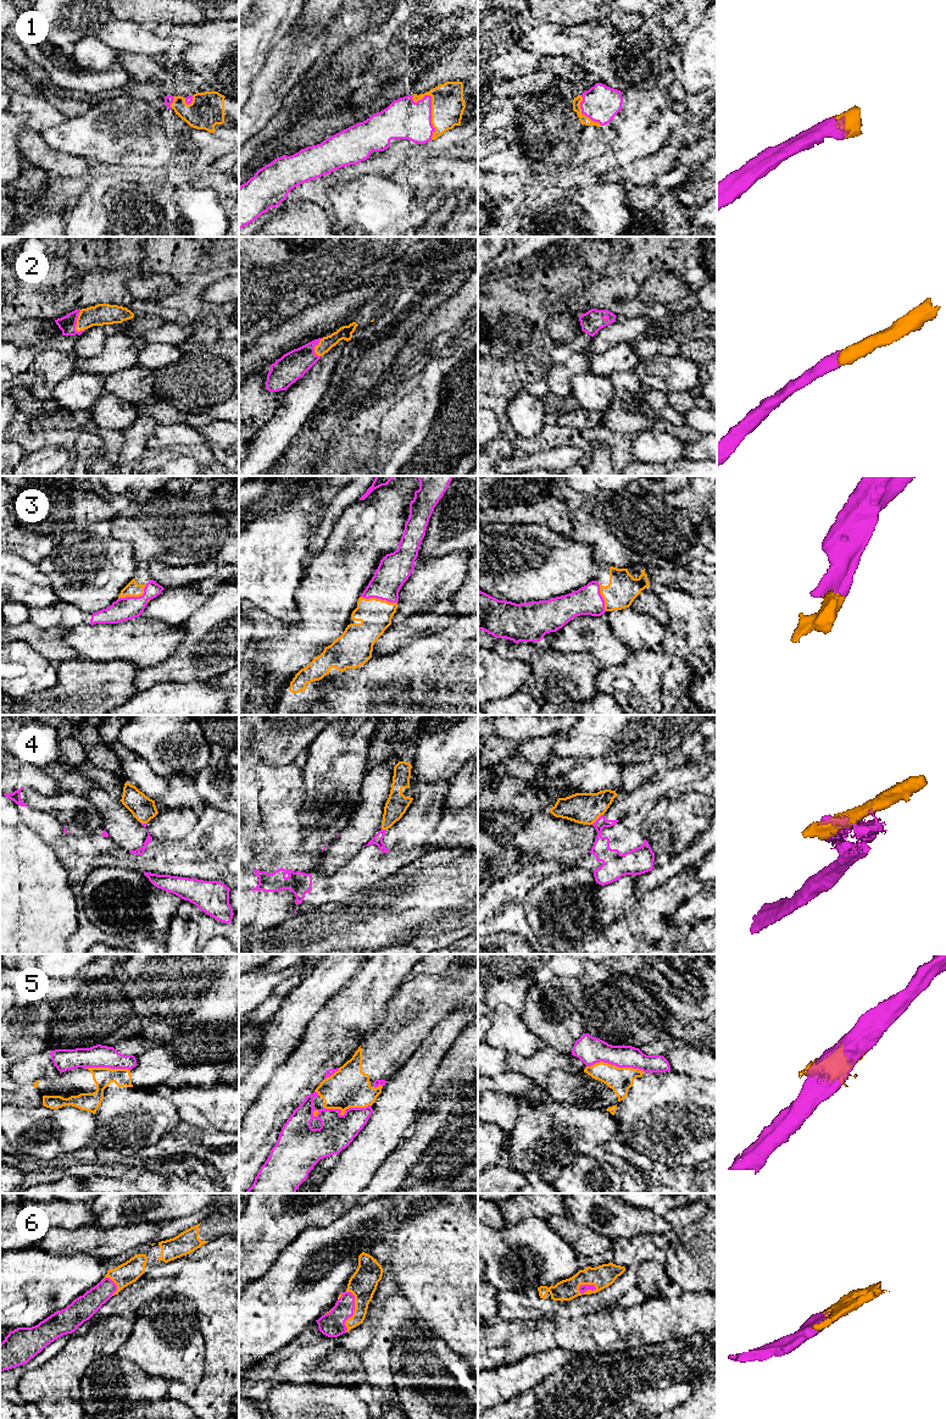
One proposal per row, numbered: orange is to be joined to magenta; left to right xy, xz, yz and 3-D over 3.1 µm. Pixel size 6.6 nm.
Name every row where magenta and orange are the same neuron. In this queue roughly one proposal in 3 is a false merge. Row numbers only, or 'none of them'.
1, 2, 3, 6

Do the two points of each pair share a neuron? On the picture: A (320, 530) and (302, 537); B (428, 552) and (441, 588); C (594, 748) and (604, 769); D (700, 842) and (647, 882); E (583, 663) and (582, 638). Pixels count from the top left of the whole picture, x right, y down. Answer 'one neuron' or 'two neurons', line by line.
A: two neurons
B: two neurons
C: two neurons
D: one neuron
E: two neurons

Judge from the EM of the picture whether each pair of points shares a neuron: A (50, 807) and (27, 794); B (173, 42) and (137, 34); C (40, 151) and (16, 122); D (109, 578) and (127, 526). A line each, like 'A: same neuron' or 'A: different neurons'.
A: same neuron
B: same neuron
C: different neurons
D: different neurons

